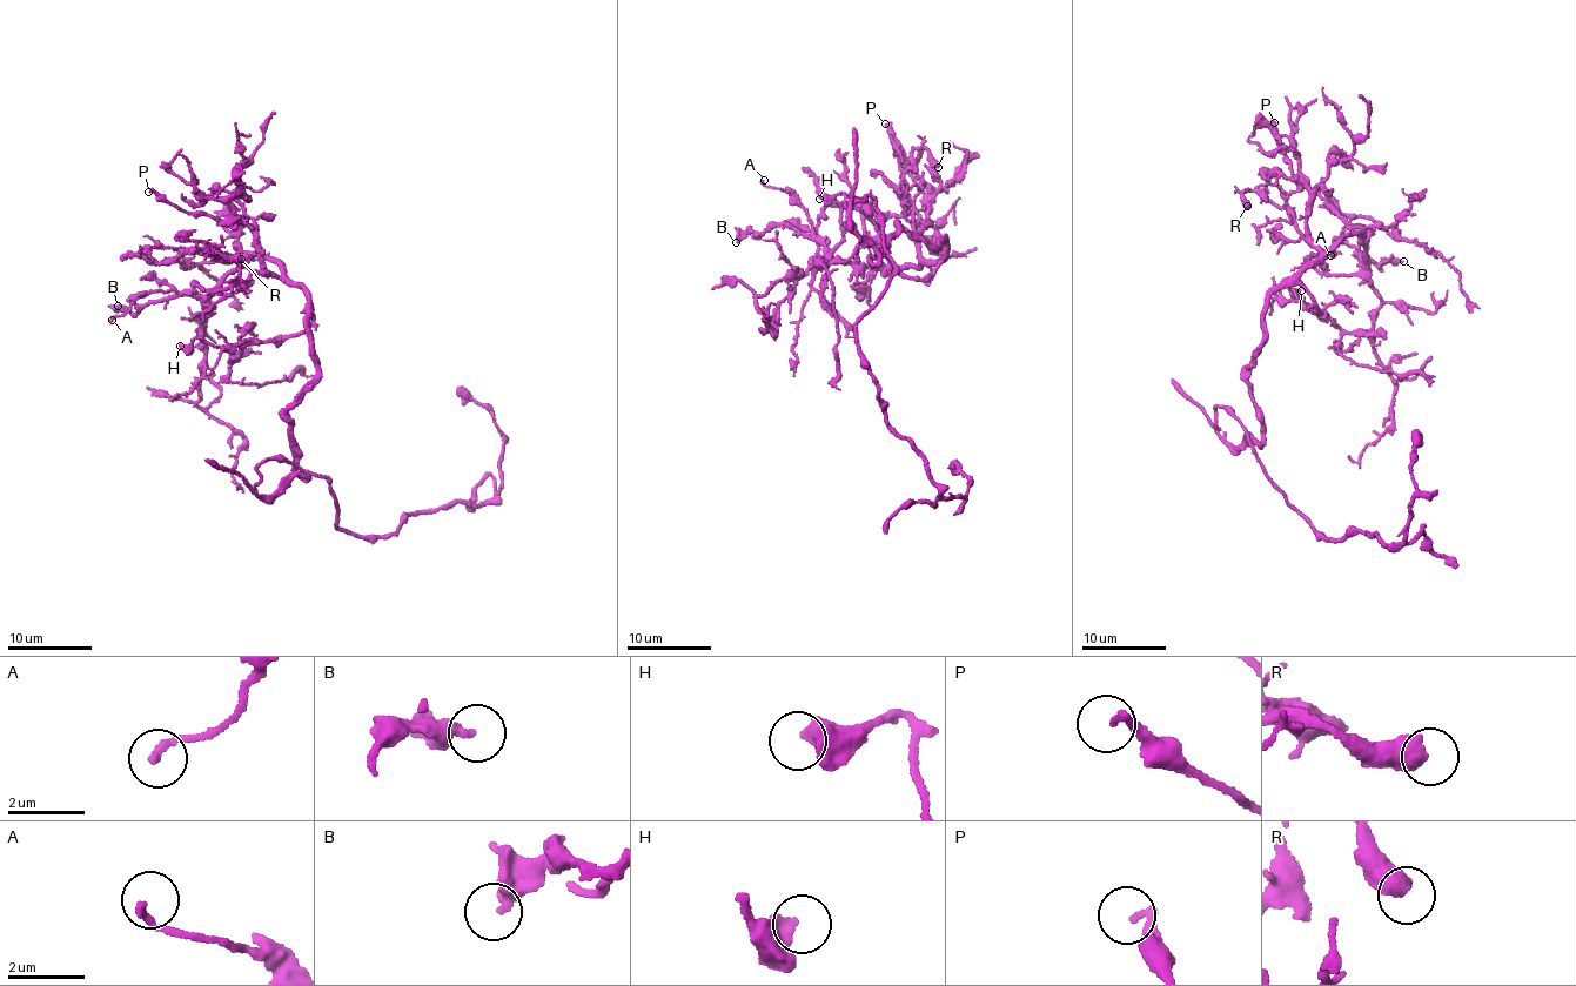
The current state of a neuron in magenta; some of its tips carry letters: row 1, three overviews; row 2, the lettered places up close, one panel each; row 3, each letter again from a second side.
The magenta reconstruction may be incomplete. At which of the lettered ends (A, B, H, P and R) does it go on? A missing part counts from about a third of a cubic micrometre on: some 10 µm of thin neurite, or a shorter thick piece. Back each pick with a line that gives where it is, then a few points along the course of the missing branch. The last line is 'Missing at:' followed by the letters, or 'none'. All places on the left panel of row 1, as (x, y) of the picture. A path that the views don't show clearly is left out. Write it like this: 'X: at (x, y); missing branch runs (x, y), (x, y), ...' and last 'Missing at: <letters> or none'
Missing at: none

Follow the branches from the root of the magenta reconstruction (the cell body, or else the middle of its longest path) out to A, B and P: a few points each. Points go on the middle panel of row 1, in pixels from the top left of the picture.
A: (903, 229), (934, 248), (947, 237), (949, 247), (910, 268), (845, 265), (815, 237), (796, 198), (764, 180)
B: (903, 229), (934, 248), (947, 237), (949, 247), (938, 261), (877, 267), (845, 265), (780, 225), (736, 242)
P: (903, 229), (934, 248), (947, 237), (949, 247), (938, 261), (920, 257), (924, 199), (885, 123)

